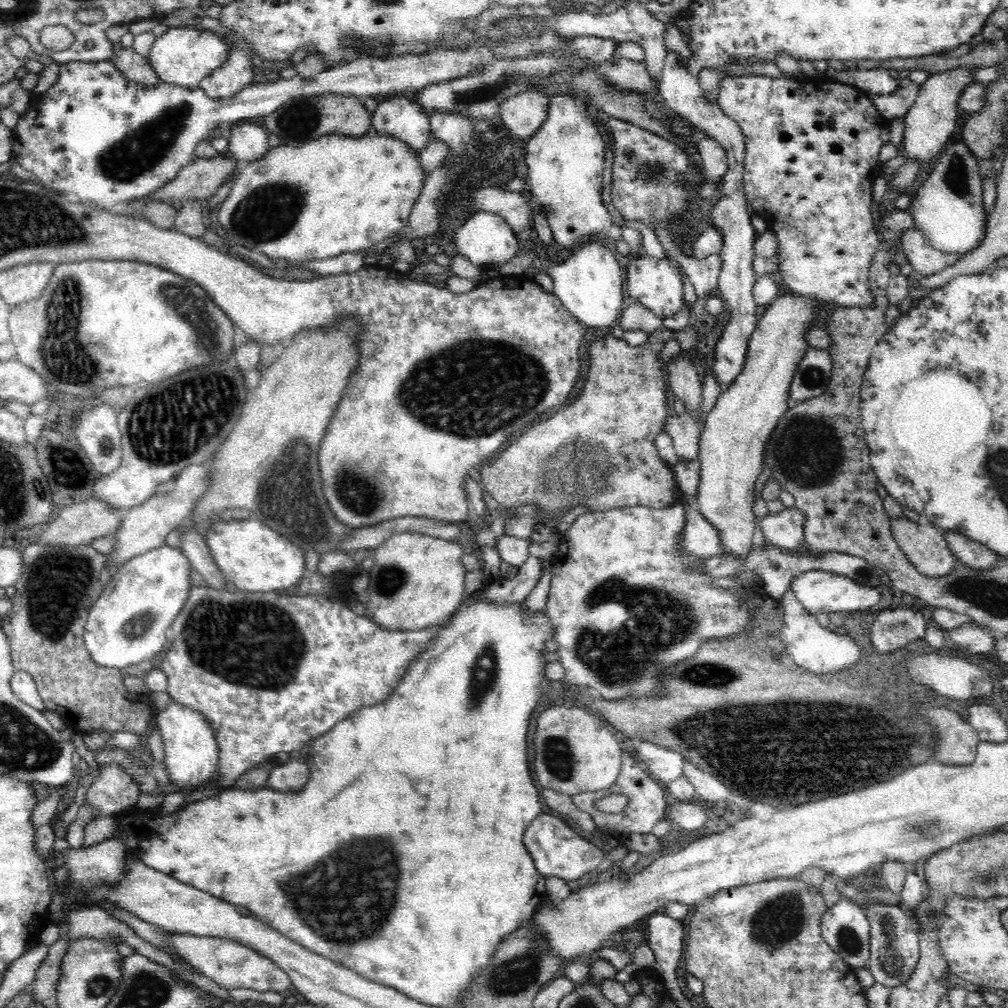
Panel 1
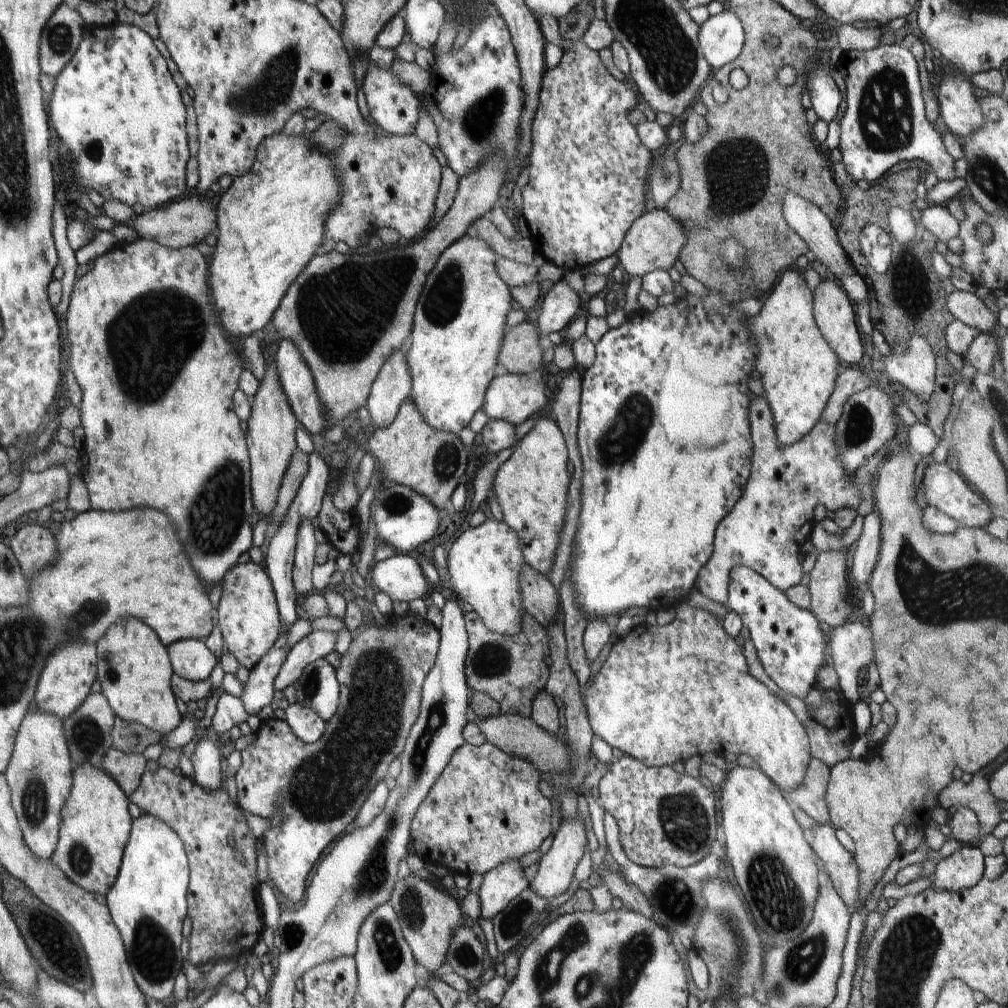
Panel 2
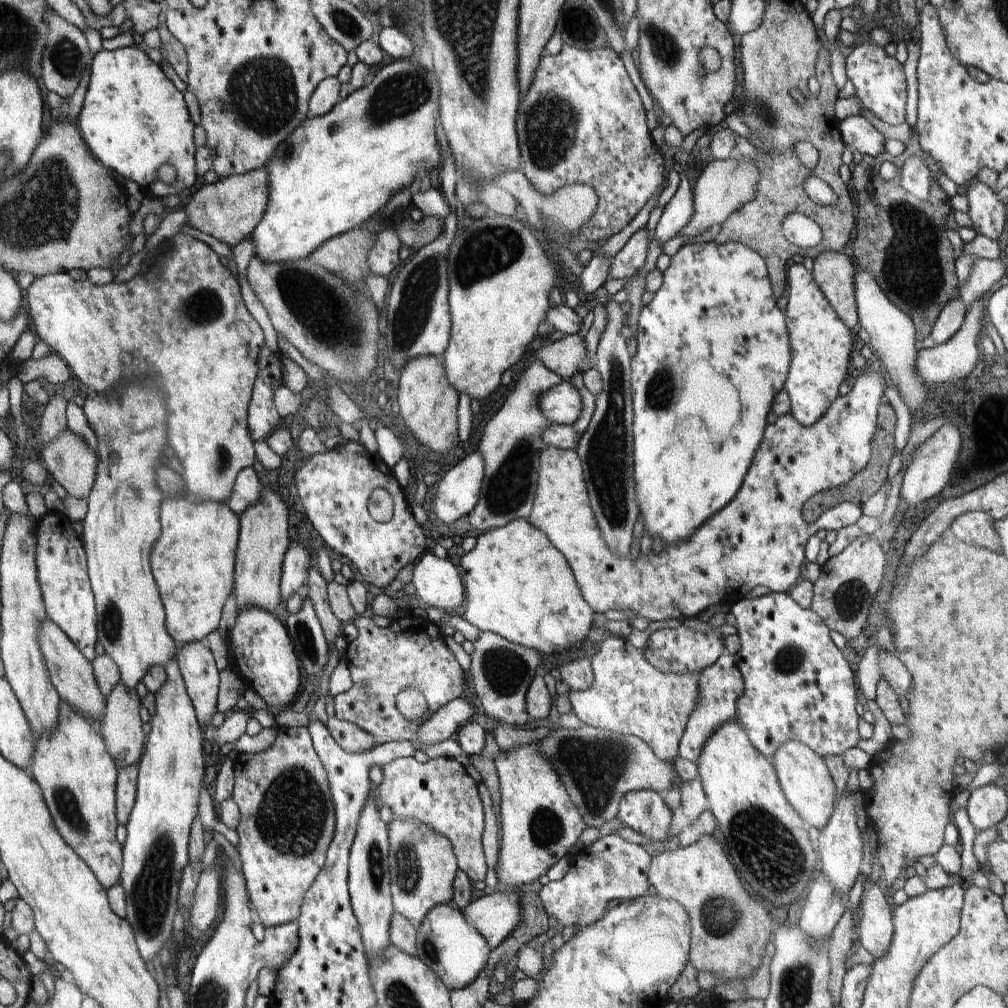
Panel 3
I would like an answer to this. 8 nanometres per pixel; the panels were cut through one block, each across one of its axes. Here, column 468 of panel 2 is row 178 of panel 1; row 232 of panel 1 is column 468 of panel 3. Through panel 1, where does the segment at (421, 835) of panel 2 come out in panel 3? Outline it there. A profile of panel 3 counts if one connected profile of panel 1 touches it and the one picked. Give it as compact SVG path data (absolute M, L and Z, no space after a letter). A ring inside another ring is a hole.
M398 757L381 767L383 779L377 794L394 817L416 819L439 832L450 841L457 865L477 886L484 884L488 872L481 836L485 814L478 785L468 775L465 766L455 758L436 757L421 763L414 757Z

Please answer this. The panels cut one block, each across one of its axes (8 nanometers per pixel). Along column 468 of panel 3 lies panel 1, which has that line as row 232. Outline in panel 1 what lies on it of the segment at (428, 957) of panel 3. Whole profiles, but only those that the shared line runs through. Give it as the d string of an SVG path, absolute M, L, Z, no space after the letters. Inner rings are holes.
M957 140L950 142L940 155L940 159L925 182L916 190L910 206L910 213L914 217L914 227L924 232L928 243L944 253L958 253L959 255L970 252L984 238L987 225L987 214L983 203L983 170L985 165L964 144Z

